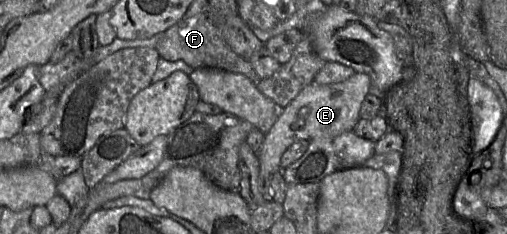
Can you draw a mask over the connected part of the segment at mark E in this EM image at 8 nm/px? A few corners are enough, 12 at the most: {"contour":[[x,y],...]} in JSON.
{"contour":[[371,79],[307,85],[282,109],[257,152],[282,170],[299,140],[353,131]]}

